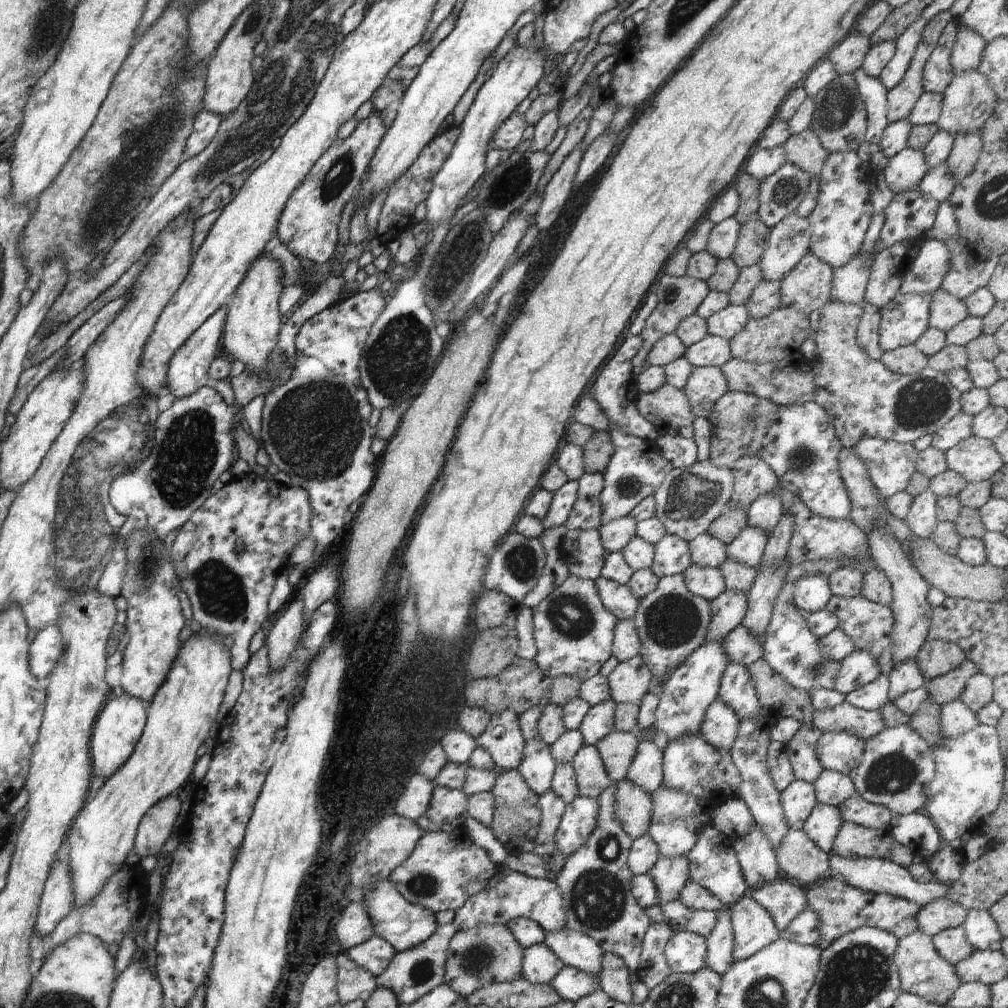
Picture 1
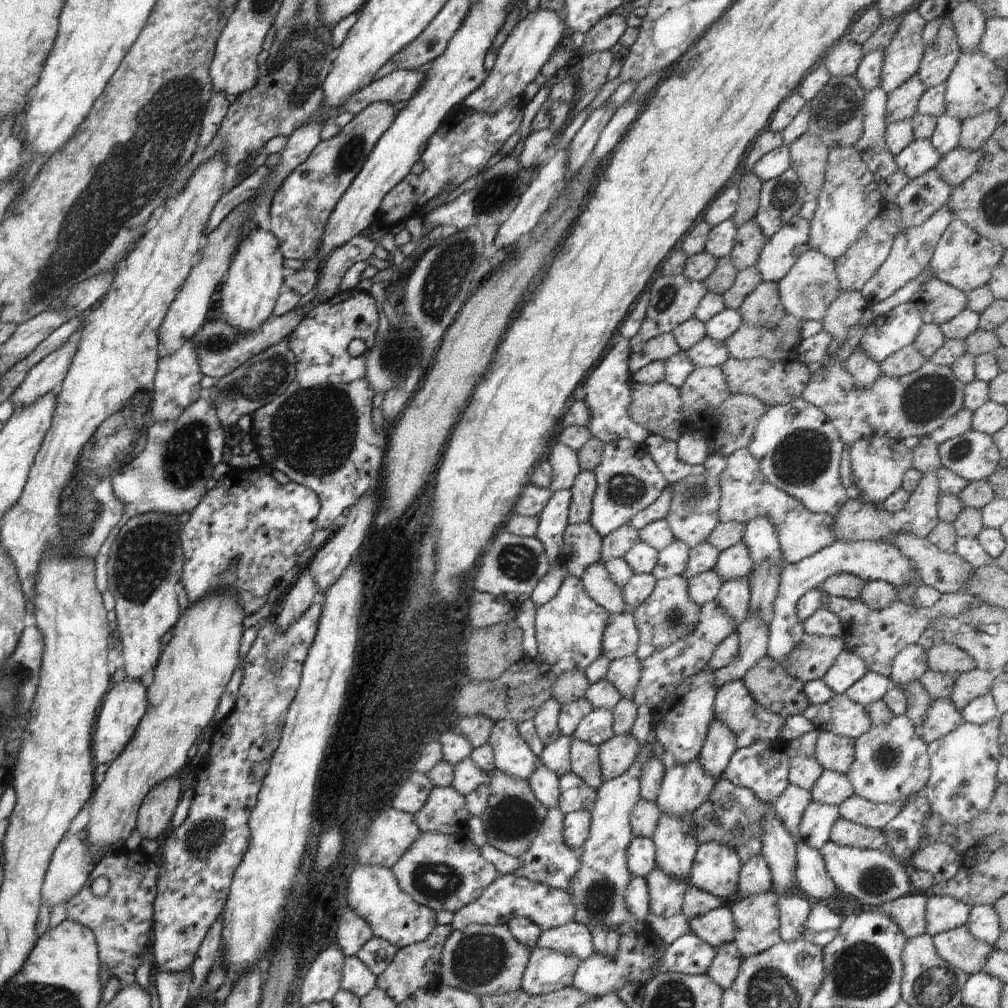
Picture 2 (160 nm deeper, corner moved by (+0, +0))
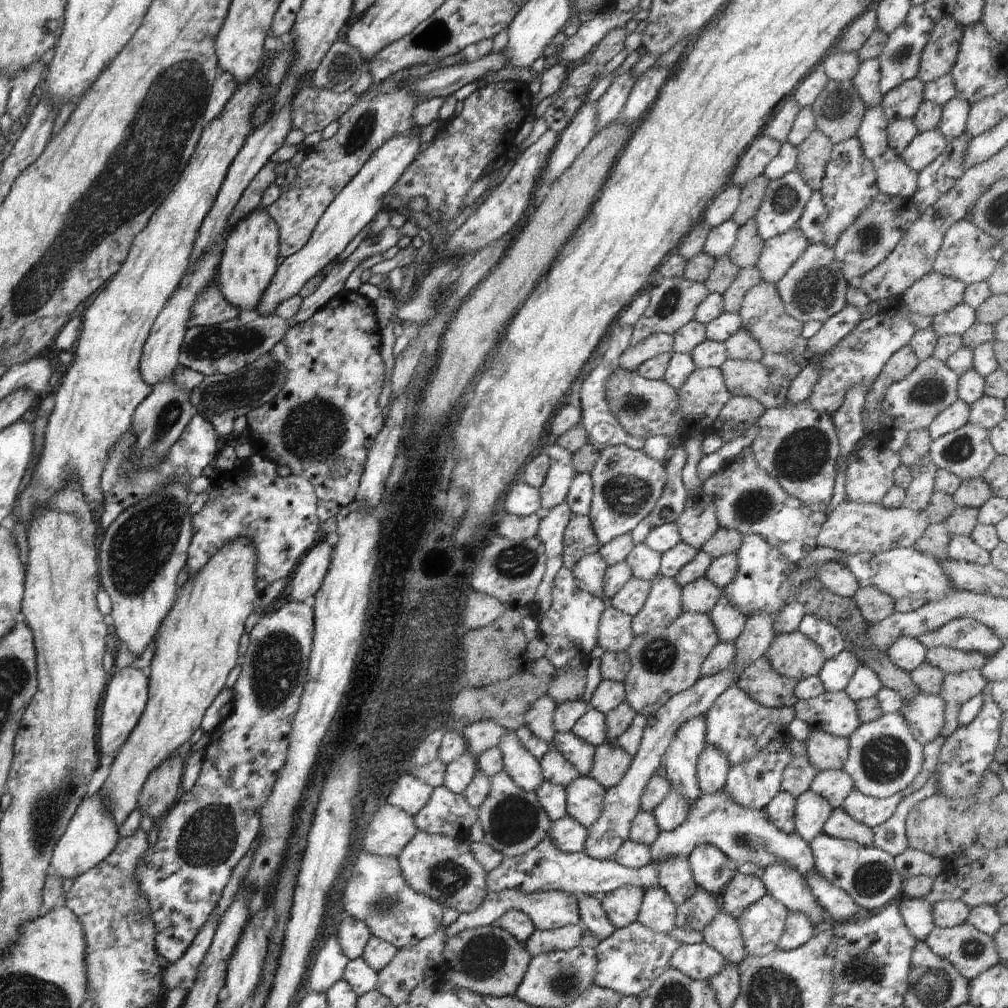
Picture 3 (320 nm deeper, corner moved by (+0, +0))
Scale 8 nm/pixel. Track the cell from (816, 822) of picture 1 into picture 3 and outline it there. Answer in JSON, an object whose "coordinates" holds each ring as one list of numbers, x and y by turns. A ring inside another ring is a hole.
{"coordinates":[[812,790,795,799,795,832,809,844,817,834,823,832,824,823,829,819,833,808,823,796]]}

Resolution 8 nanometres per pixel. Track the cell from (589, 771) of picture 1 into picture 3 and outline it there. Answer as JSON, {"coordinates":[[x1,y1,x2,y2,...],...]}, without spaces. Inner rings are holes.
{"coordinates":[[572,731,556,732,550,744,554,745,566,760,569,760,581,776,587,776,593,763,595,746,578,738]]}

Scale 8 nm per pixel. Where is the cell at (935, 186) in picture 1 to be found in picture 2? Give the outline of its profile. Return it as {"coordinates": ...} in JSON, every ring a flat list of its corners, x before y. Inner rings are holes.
{"coordinates":[[958,146,942,156,936,168,941,177,954,188,970,178,971,174,974,174,982,157,983,146,974,150]]}

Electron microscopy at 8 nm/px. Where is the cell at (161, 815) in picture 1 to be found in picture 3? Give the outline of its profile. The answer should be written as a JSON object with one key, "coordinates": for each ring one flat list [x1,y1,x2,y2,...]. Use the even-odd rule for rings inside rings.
{"coordinates":[[176,754,168,757,153,771,150,771,137,800,142,814,152,819,158,818,174,806,175,800,181,793,181,781,185,767,186,758]]}

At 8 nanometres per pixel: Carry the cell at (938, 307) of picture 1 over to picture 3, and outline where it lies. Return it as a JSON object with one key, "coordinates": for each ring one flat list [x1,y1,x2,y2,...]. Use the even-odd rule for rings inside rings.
{"coordinates":[[932,270,903,292,899,302,912,312,935,315,962,303,966,287,961,280]]}

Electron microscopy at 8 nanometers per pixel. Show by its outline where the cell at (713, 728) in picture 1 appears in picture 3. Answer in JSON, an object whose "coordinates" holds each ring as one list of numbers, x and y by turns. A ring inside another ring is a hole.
{"coordinates":[[705,746,697,760,697,783,702,793,722,791,730,770,723,751]]}

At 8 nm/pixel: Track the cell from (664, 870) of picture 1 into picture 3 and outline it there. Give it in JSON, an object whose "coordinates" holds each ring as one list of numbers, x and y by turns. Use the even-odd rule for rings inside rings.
{"coordinates":[[658,884,644,893,637,922,657,933,666,934,677,925,677,909,668,893]]}

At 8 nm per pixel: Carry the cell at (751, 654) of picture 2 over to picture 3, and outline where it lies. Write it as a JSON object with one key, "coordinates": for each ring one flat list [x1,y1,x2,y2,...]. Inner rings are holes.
{"coordinates":[[732,664,726,670,711,677,700,677,694,686,679,692,665,702,653,715,647,717,638,752,633,756,624,778,611,789,607,789,602,812,598,820,587,828,588,838,584,852,593,859,613,860,617,850,629,839,629,830,634,817,641,810,640,799,652,774,664,762,664,756,673,742,676,731,686,721,696,717,704,717,712,703,738,680,737,669]]}

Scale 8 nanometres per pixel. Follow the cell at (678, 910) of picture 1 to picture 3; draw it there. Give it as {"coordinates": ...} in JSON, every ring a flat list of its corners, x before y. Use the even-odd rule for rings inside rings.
{"coordinates":[[722,910,701,933,703,942,717,950,727,963,739,965,748,955,737,920]]}

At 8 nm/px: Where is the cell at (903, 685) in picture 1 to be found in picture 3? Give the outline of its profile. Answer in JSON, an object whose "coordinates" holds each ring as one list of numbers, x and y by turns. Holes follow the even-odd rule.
{"coordinates":[[898,637,887,650,891,661,909,673,914,667,926,661,927,648,916,637]]}

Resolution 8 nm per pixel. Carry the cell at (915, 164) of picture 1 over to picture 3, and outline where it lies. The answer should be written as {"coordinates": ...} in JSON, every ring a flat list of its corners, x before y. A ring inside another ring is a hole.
{"coordinates":[[934,127,932,130,918,133,899,155,913,171,919,173,946,148,947,144,948,141,939,127]]}

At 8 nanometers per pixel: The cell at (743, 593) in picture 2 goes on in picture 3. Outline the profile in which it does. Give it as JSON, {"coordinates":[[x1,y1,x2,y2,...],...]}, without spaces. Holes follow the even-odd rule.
{"coordinates":[[721,595,708,615,717,630,718,643,734,643,744,630,747,619,724,595]]}

